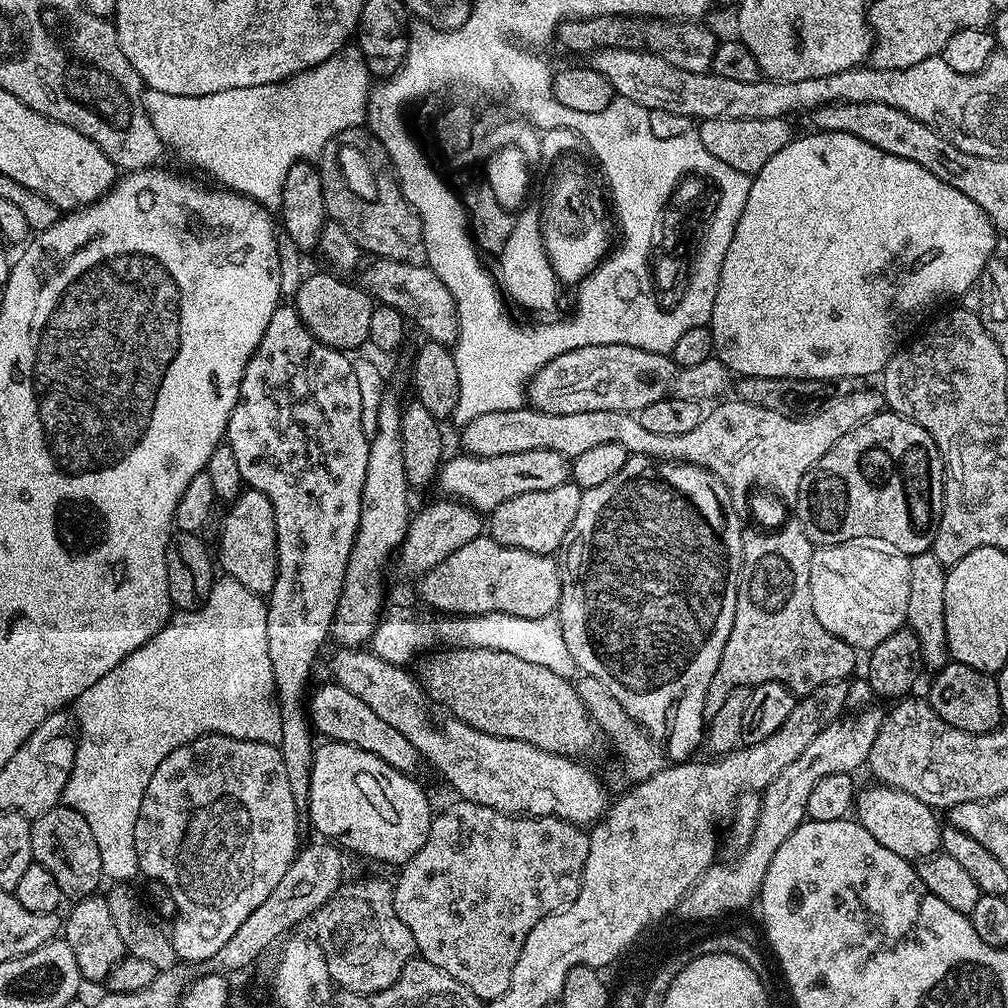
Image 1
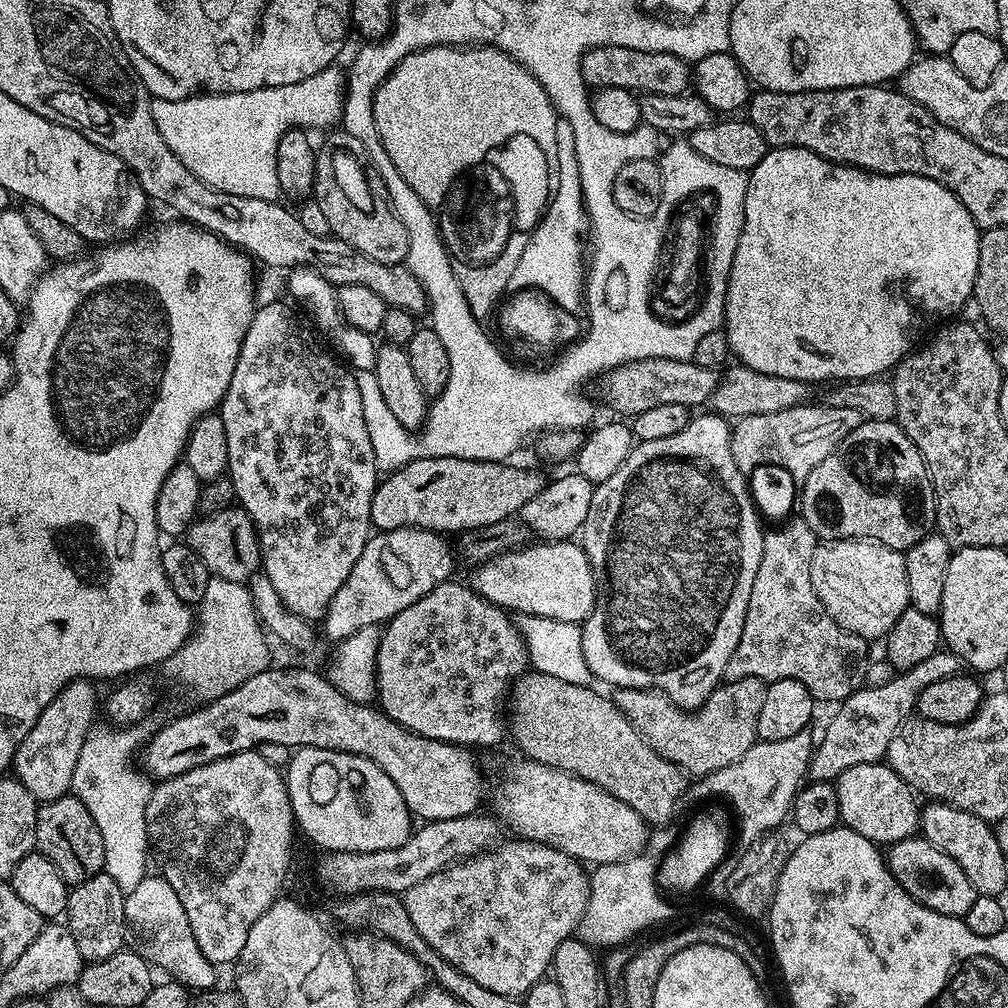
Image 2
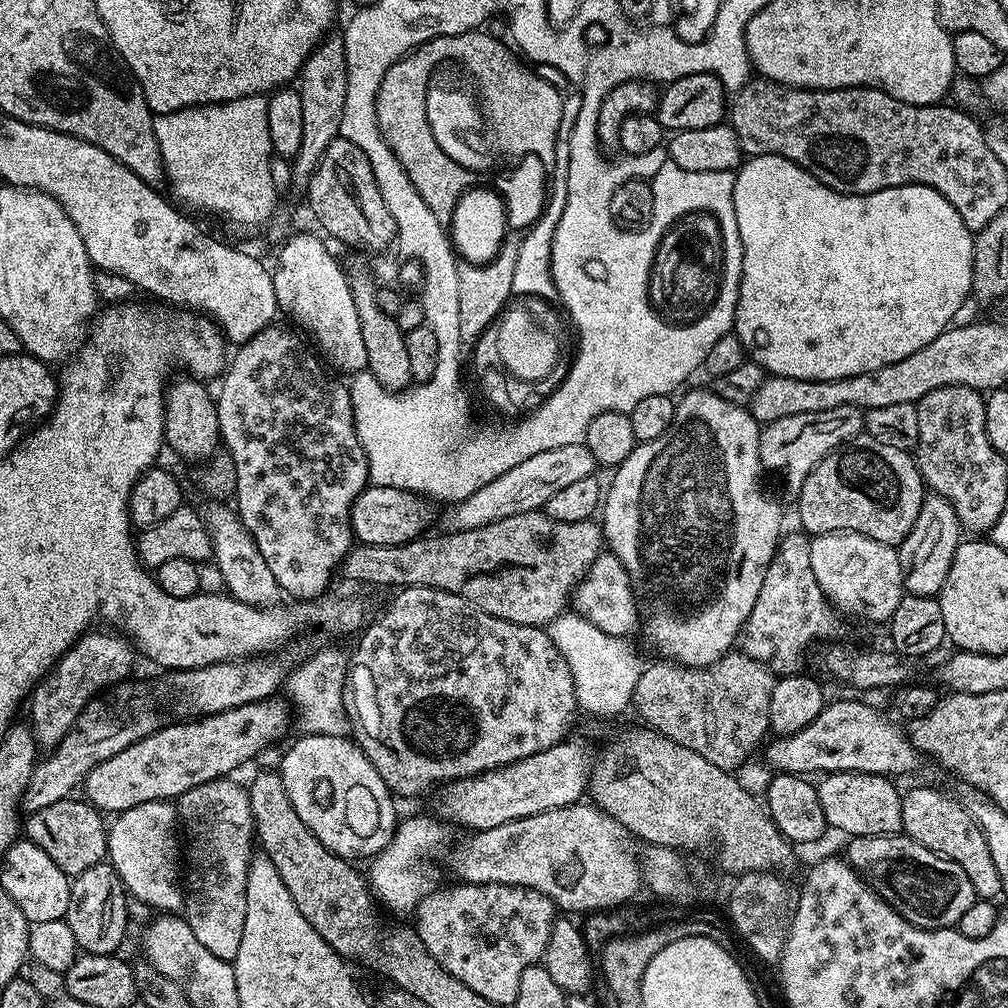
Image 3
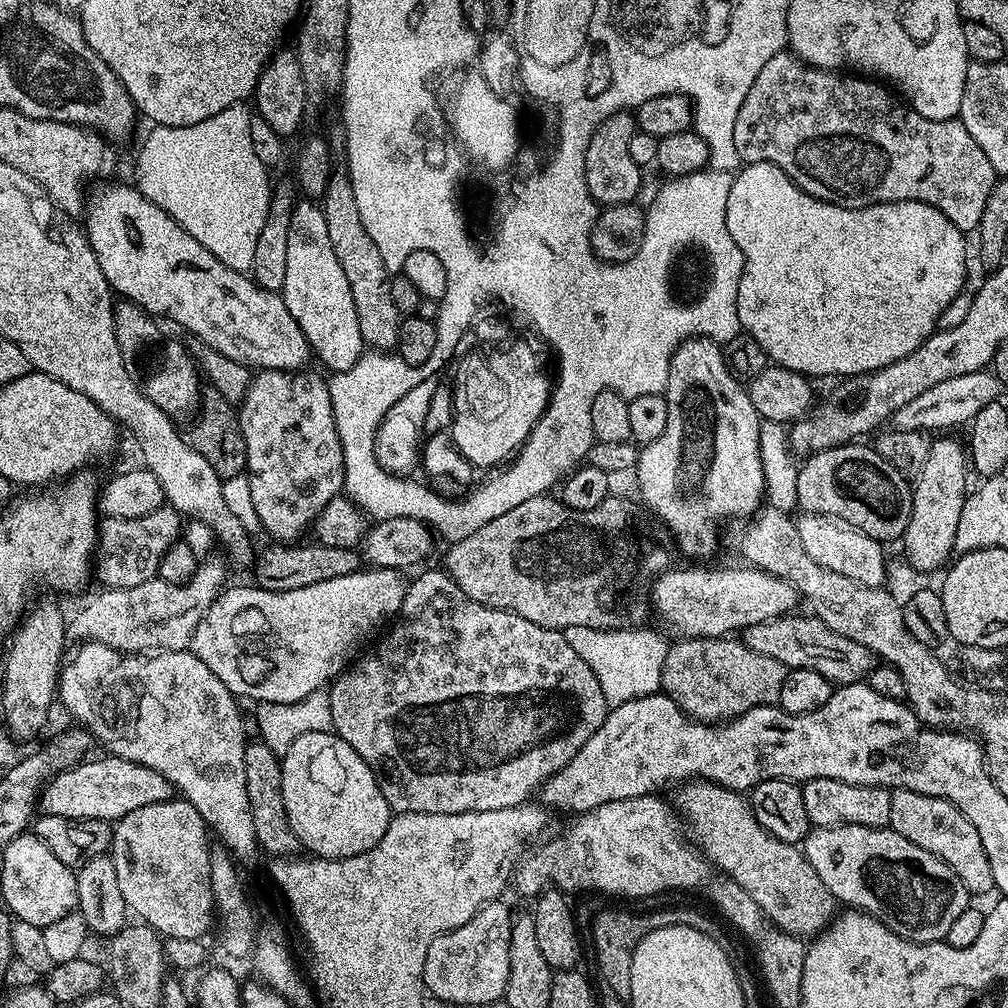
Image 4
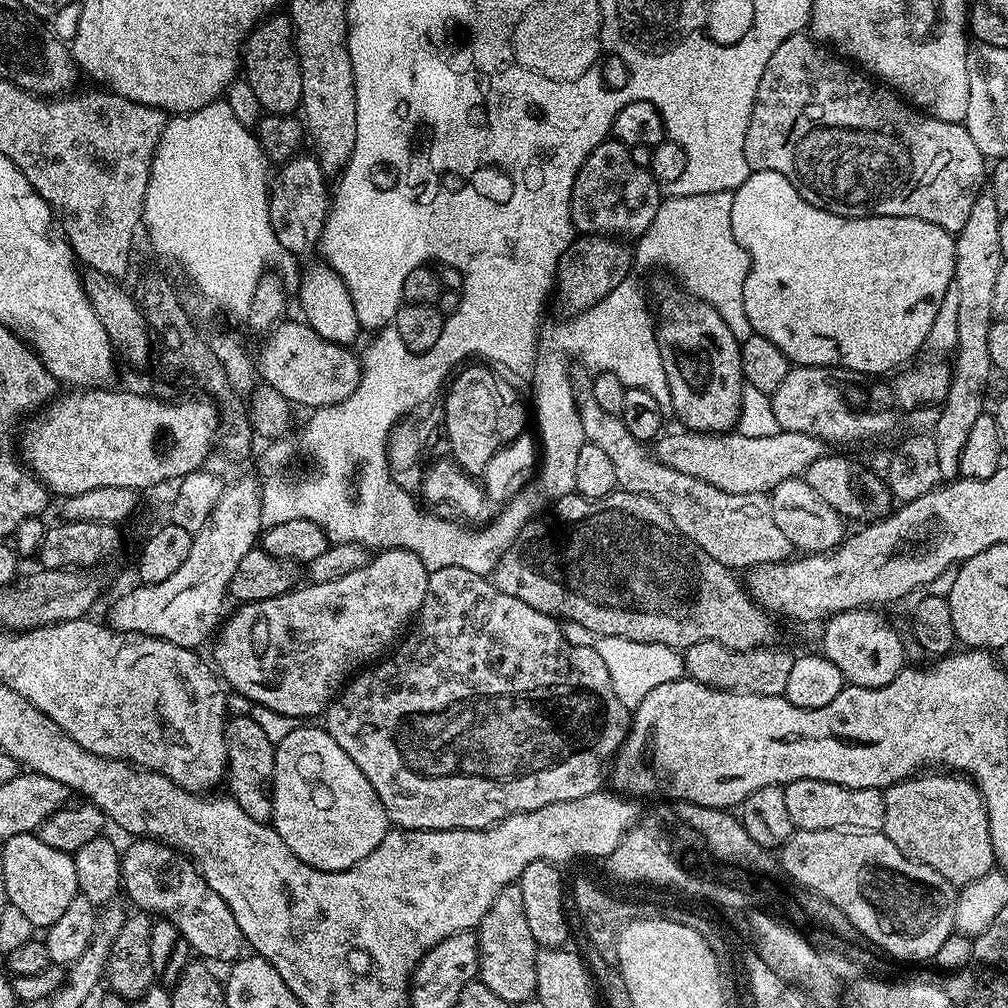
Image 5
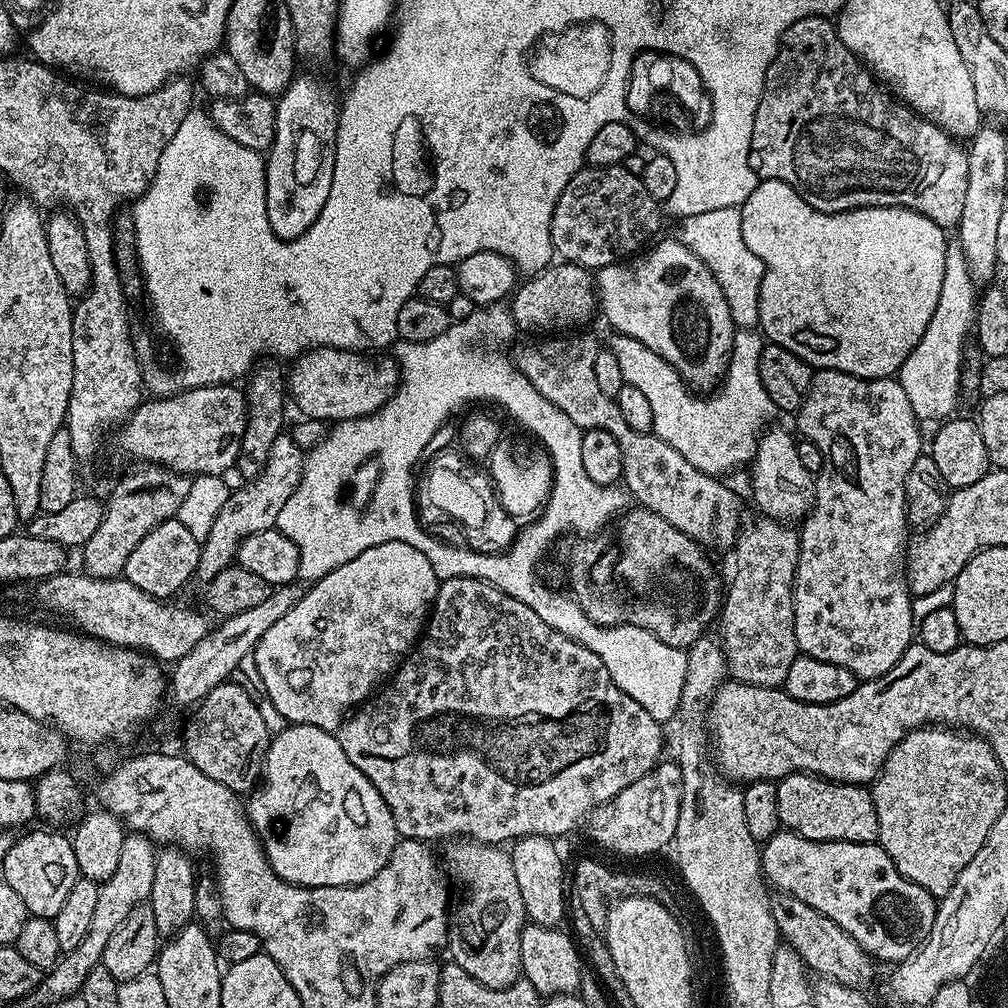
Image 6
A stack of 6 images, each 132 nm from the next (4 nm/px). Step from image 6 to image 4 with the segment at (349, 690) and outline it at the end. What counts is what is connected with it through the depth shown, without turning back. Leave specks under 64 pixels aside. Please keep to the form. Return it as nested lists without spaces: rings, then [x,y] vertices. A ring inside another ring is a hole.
[[[378,568],[351,572],[346,578],[330,578],[330,582],[317,582],[314,586],[302,586],[302,590],[275,592],[255,586],[225,587],[198,622],[190,650],[222,678],[237,698],[249,696],[252,702],[261,704],[298,702],[335,680],[377,635],[376,628],[383,629],[399,613],[406,587],[405,577],[400,576],[403,575],[397,569]]]

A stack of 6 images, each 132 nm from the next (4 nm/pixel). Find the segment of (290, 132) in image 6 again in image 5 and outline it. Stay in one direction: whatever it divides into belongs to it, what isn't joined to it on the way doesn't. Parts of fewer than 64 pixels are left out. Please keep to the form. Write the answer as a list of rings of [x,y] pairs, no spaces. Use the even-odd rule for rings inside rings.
[[[297,154],[283,165],[284,168],[276,176],[276,181],[271,181],[270,191],[266,196],[268,205],[268,221],[274,230],[276,240],[284,247],[285,252],[297,254],[296,252],[308,252],[317,247],[320,243],[320,236],[324,233],[324,223],[328,217],[330,207],[330,188],[326,183],[326,177],[323,170],[320,169],[320,162],[315,155]]]

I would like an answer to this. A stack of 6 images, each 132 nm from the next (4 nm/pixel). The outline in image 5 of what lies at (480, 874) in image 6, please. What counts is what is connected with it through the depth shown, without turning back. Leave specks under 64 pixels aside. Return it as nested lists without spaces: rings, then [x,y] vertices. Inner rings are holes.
[[[519,883],[508,884],[494,898],[494,906],[486,910],[486,918],[482,918],[478,929],[480,946],[479,983],[484,984],[498,998],[506,998],[506,1002],[526,1002],[536,994],[536,954],[538,946],[534,942],[534,934],[530,934],[530,925],[526,922],[526,909],[522,903],[522,890]]]

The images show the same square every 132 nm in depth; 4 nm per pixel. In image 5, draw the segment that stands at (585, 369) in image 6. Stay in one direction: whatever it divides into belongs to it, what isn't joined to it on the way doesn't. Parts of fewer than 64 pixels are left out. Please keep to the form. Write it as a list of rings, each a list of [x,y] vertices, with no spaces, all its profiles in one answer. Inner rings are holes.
[[[573,375],[572,390],[576,393],[585,441],[600,447],[611,458],[617,485],[623,491],[637,492],[658,502],[658,506],[670,514],[670,522],[678,526],[680,533],[706,550],[714,562],[722,562],[722,566],[733,570],[747,570],[759,564],[783,564],[793,555],[790,538],[786,538],[778,522],[774,522],[772,501],[765,493],[730,494],[666,466],[649,449],[647,452],[641,441],[633,438],[619,416],[606,414],[606,410],[594,402],[592,381],[587,375]]]

